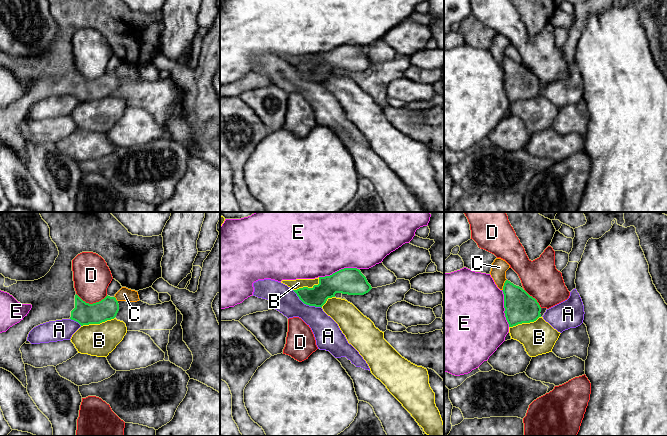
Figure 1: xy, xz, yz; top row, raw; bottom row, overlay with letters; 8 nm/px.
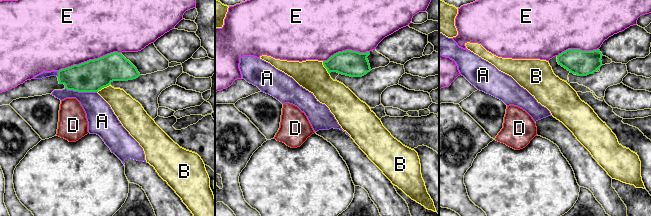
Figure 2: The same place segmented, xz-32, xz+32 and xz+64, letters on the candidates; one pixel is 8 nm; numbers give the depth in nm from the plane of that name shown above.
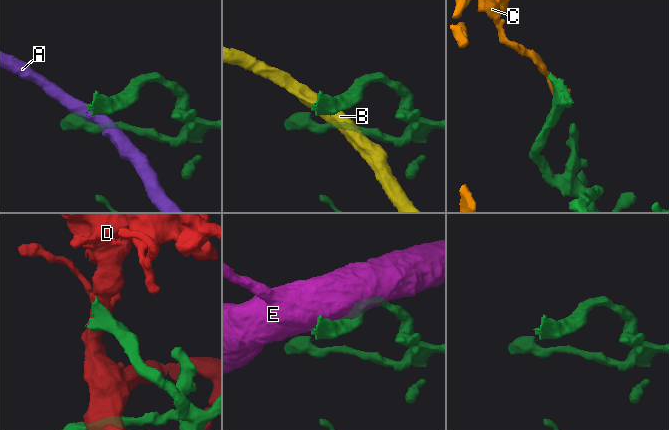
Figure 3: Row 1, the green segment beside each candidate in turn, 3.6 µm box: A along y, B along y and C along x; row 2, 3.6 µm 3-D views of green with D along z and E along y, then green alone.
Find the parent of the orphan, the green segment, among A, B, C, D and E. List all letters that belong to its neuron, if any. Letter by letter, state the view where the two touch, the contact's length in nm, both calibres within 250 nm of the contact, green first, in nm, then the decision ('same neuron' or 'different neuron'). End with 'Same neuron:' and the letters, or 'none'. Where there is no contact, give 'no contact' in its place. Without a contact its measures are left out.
A: xz | 280 nm | 170/200 nm | different neuron
B: xy | 280 nm | 180/260 nm | different neuron
C: yz | 100 nm | 240/130 nm | different neuron
D: xy | 260 nm | 180/300 nm | different neuron
E: xz | 320 nm | 220/440 nm | different neuron
Same neuron: none

